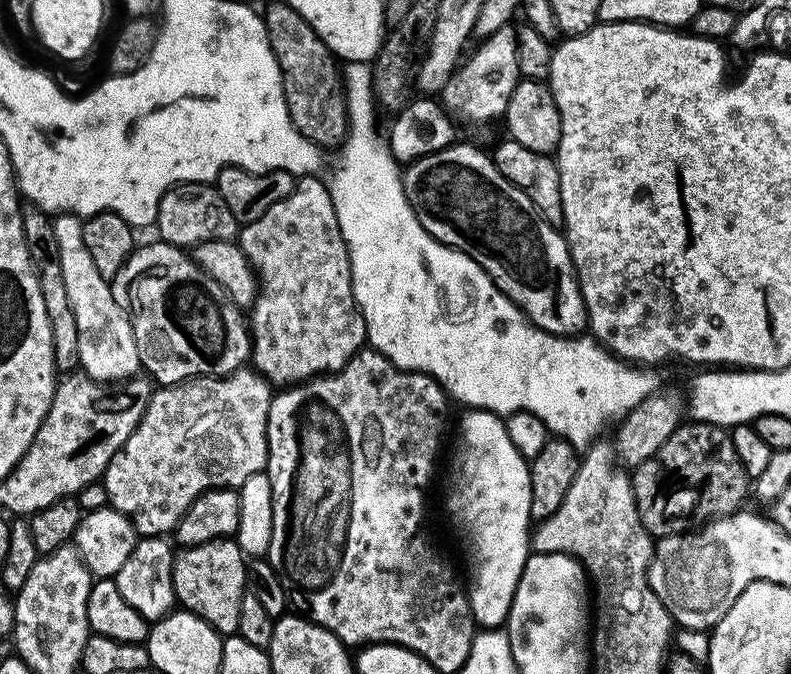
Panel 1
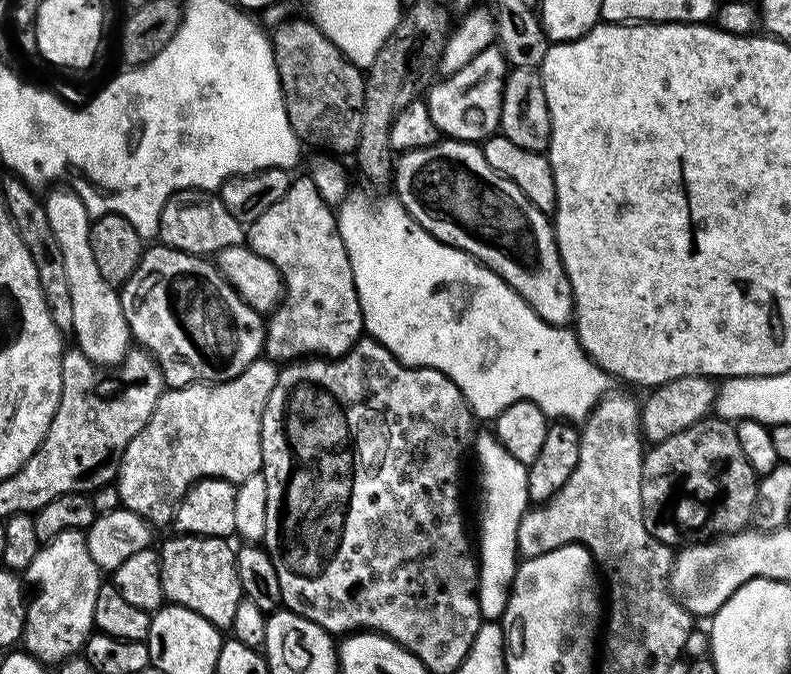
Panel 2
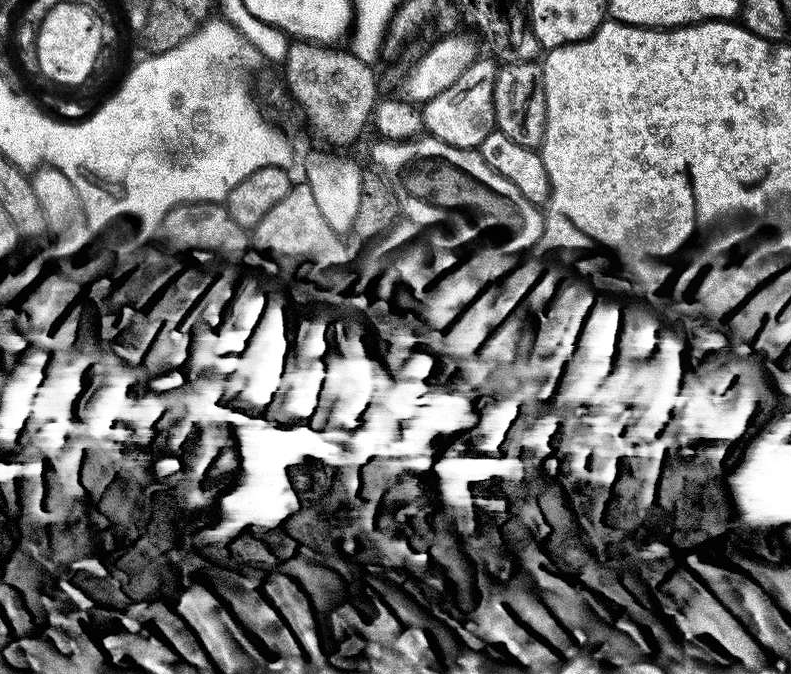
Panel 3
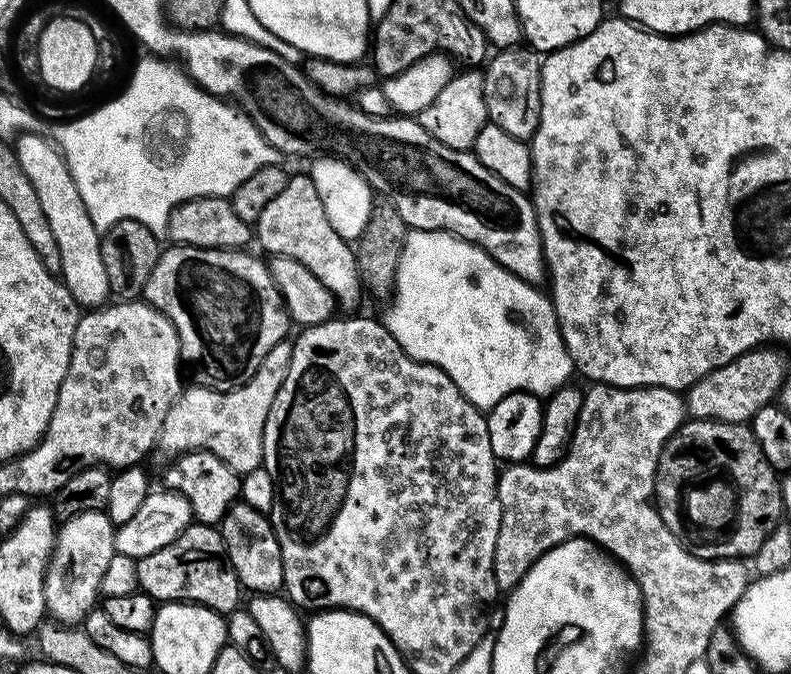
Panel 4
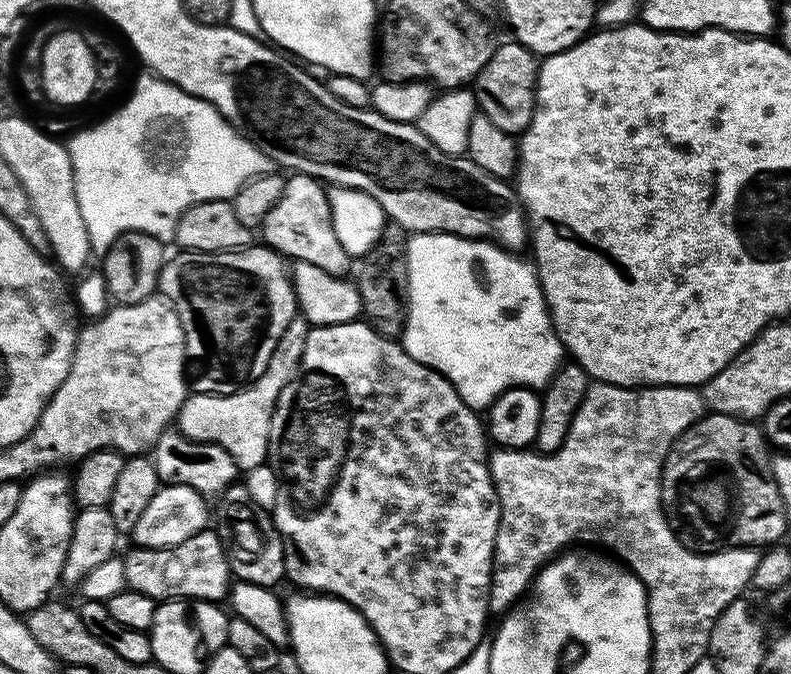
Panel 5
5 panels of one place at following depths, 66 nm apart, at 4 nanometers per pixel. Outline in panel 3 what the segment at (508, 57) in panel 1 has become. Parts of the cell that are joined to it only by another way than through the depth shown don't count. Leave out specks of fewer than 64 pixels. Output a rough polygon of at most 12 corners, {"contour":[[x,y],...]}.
{"contour":[[479,57],[422,106],[429,135],[474,150],[495,129],[498,66]]}

